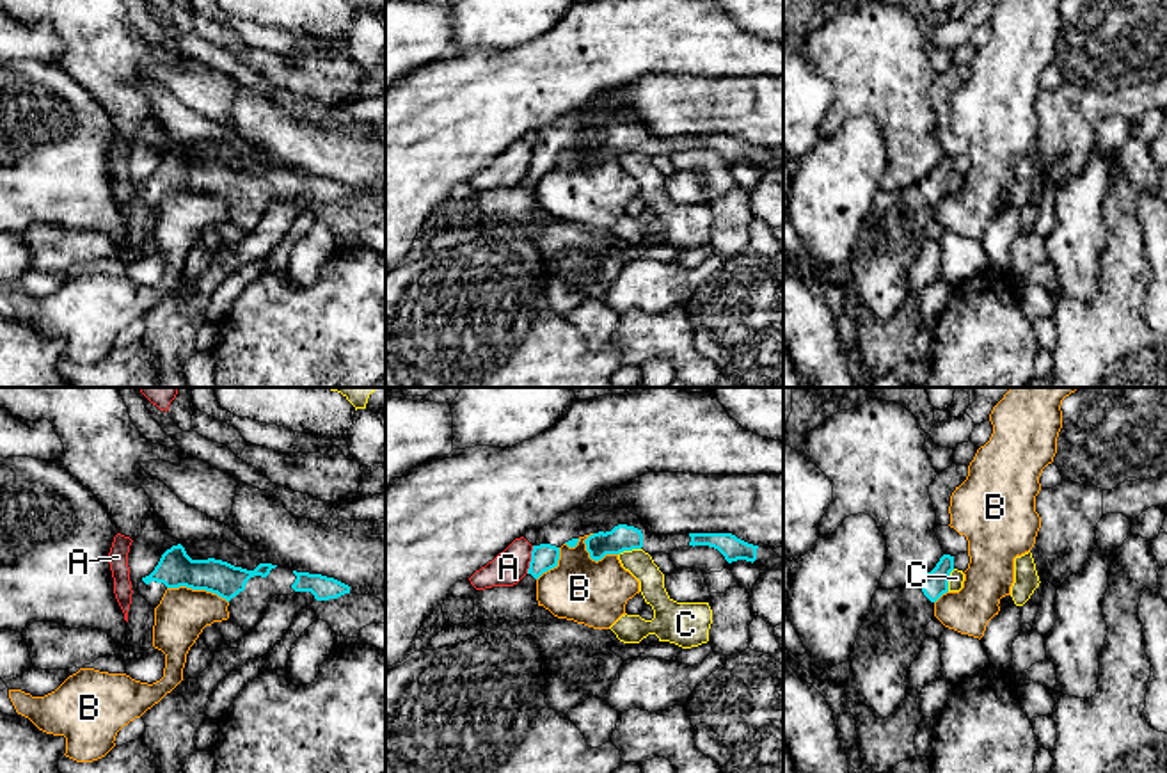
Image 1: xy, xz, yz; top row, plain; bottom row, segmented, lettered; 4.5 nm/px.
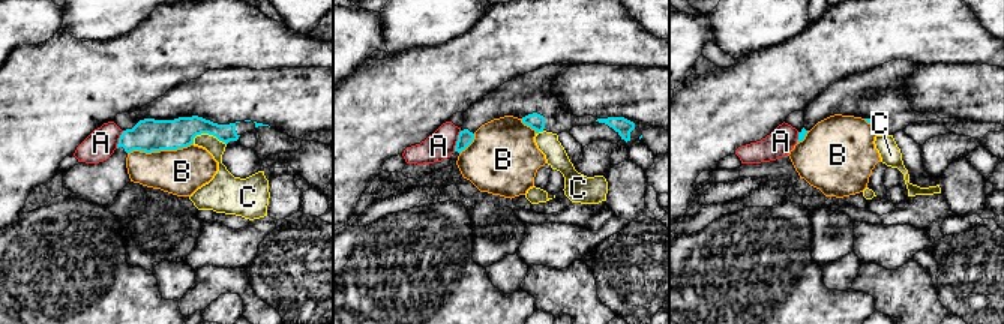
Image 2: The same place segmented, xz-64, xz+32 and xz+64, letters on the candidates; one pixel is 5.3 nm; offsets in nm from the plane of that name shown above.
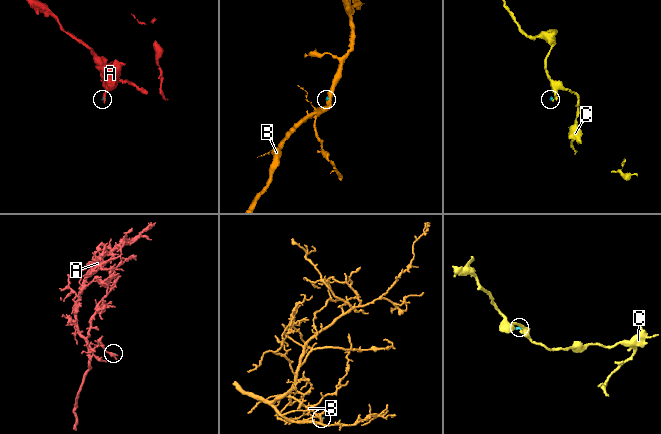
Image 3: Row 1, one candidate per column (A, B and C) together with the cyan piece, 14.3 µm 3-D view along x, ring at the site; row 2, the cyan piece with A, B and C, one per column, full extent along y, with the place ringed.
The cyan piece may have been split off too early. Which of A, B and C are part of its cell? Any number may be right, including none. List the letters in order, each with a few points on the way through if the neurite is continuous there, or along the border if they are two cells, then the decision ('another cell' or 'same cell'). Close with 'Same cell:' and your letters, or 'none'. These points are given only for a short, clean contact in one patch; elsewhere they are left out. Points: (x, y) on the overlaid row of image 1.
A: border along xz (533, 546), (526, 573); another cell
B: another cell
C: border along xz (640, 548), (619, 555); another cell
Same cell: none

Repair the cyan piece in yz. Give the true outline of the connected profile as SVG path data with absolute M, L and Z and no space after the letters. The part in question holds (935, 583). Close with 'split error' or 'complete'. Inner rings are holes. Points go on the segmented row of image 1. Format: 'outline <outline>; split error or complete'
outline M943 554L936 567L917 583L904 588L877 588L872 597L872 610L858 629L851 650L851 675L844 684L847 702L867 705L876 718L888 718L906 698L911 663L925 642L925 626L936 618L934 602L949 592L949 576L954 570L954 556Z; split error

